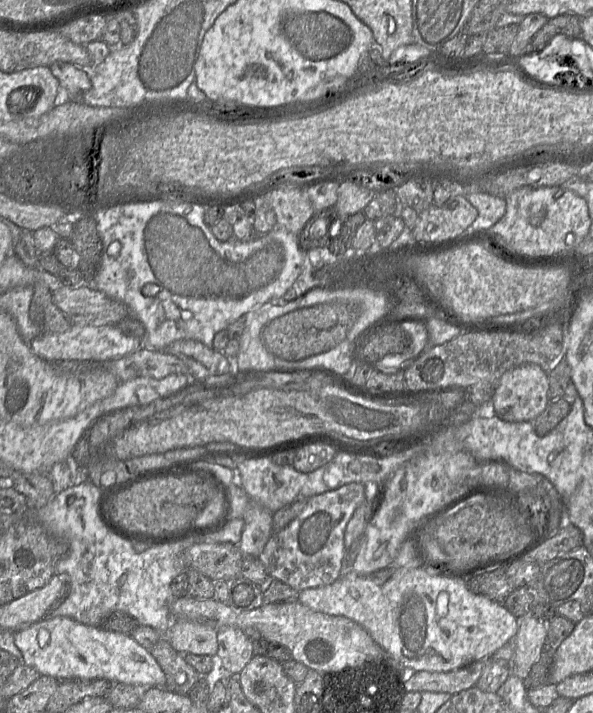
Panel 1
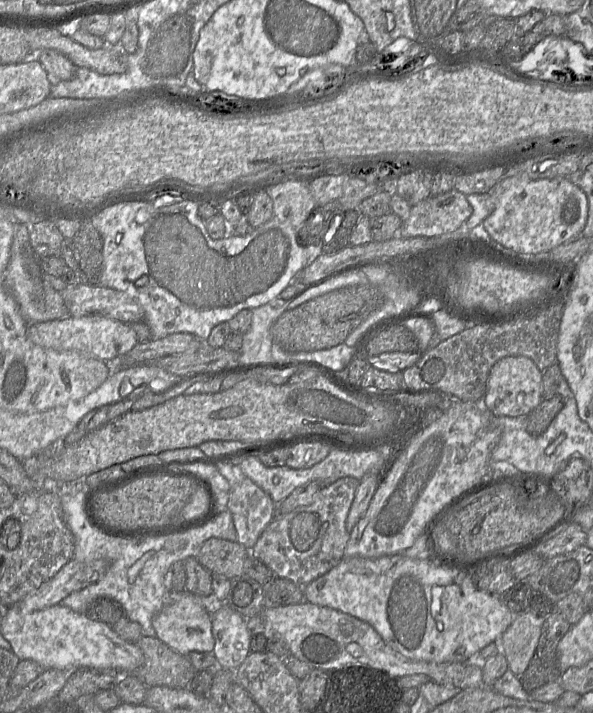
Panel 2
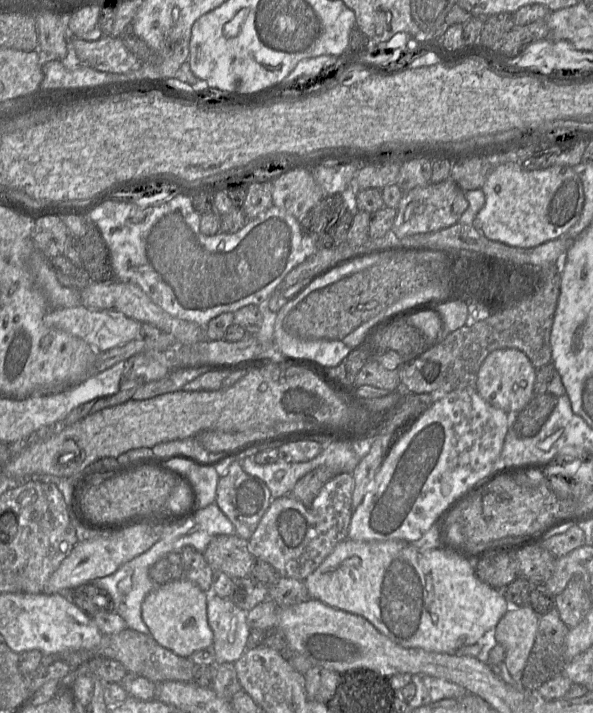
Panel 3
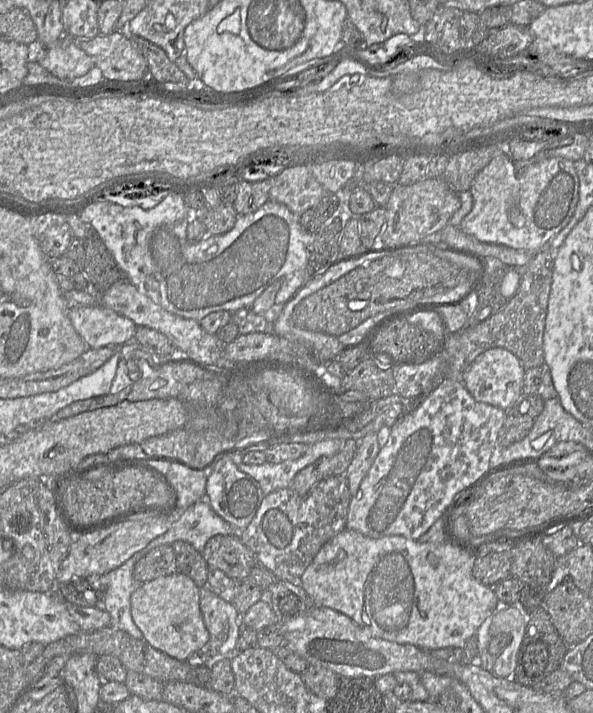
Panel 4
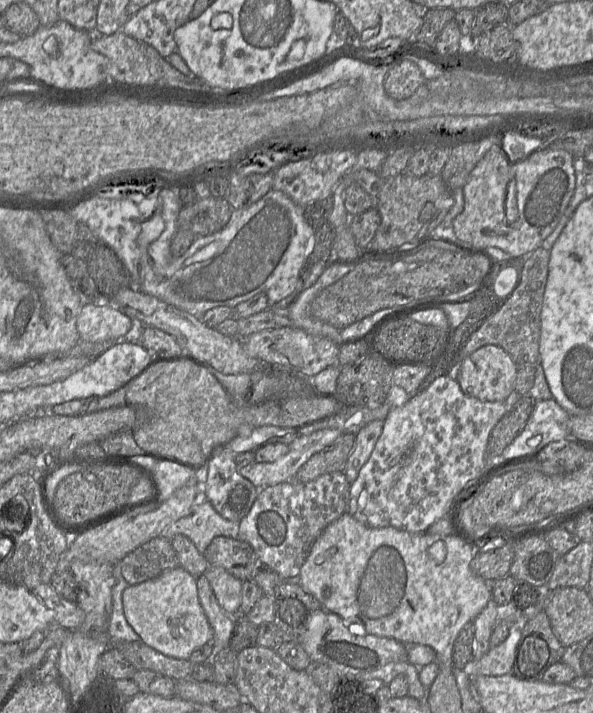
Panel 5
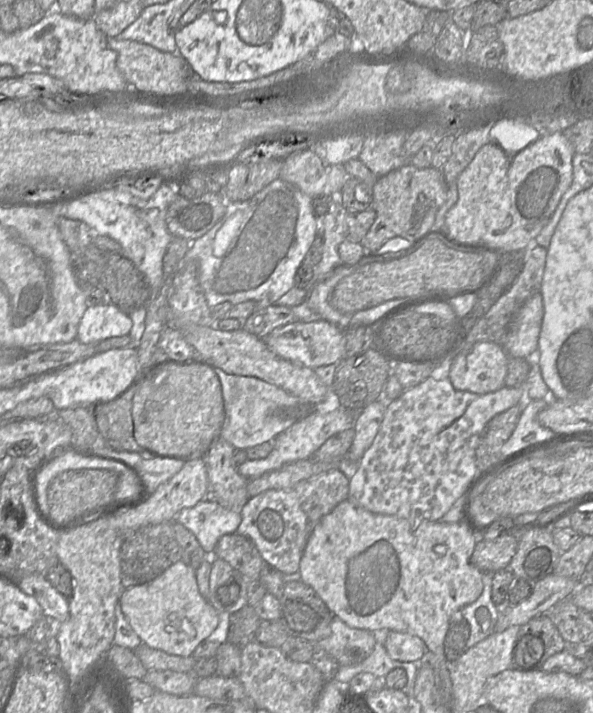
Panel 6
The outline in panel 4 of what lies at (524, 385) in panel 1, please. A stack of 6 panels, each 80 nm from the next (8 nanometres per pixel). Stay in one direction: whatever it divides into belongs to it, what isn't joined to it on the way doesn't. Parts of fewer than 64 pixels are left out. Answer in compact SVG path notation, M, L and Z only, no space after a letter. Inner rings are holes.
M493 347L478 355L462 375L462 383L479 402L509 410L522 394L525 368L510 351Z

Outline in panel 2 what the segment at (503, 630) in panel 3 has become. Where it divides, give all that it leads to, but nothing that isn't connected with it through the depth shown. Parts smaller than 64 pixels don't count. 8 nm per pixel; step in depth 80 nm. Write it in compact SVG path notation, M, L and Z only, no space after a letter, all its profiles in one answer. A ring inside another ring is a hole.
M530 611L516 614L498 641L508 669L519 679L535 653L543 620Z

